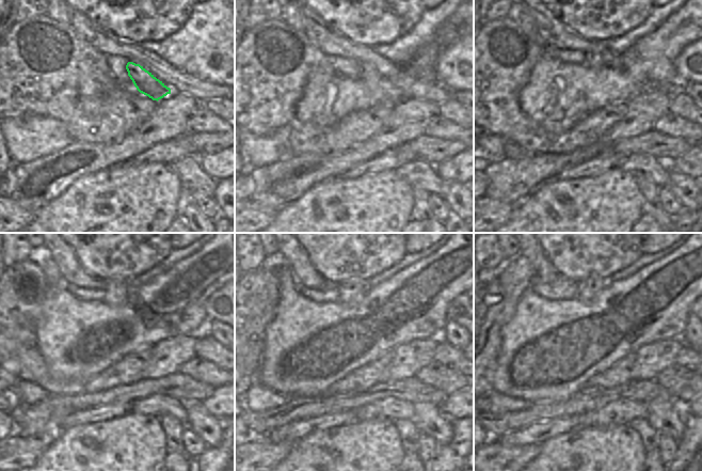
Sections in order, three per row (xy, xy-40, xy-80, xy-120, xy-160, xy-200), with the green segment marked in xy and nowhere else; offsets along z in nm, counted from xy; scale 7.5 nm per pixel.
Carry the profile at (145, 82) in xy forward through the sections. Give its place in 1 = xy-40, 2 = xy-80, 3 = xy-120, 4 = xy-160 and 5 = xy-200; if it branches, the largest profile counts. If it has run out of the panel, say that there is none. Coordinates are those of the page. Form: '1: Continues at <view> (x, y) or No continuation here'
1: Continues at xy-40 (366, 67)
2: Continues at xy-80 (593, 59)
3: Continues at xy-120 (115, 291)
4: Continues at xy-160 (351, 291)
5: Continues at xy-200 (586, 289)

